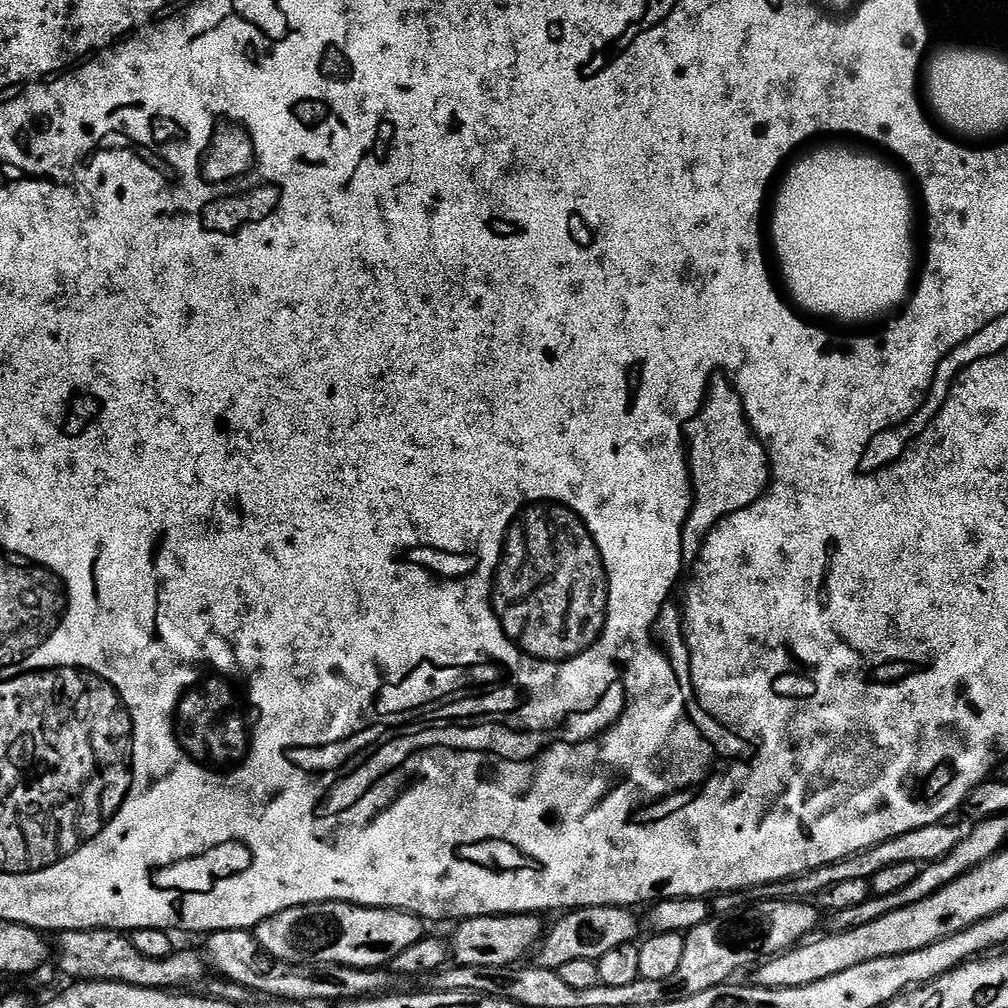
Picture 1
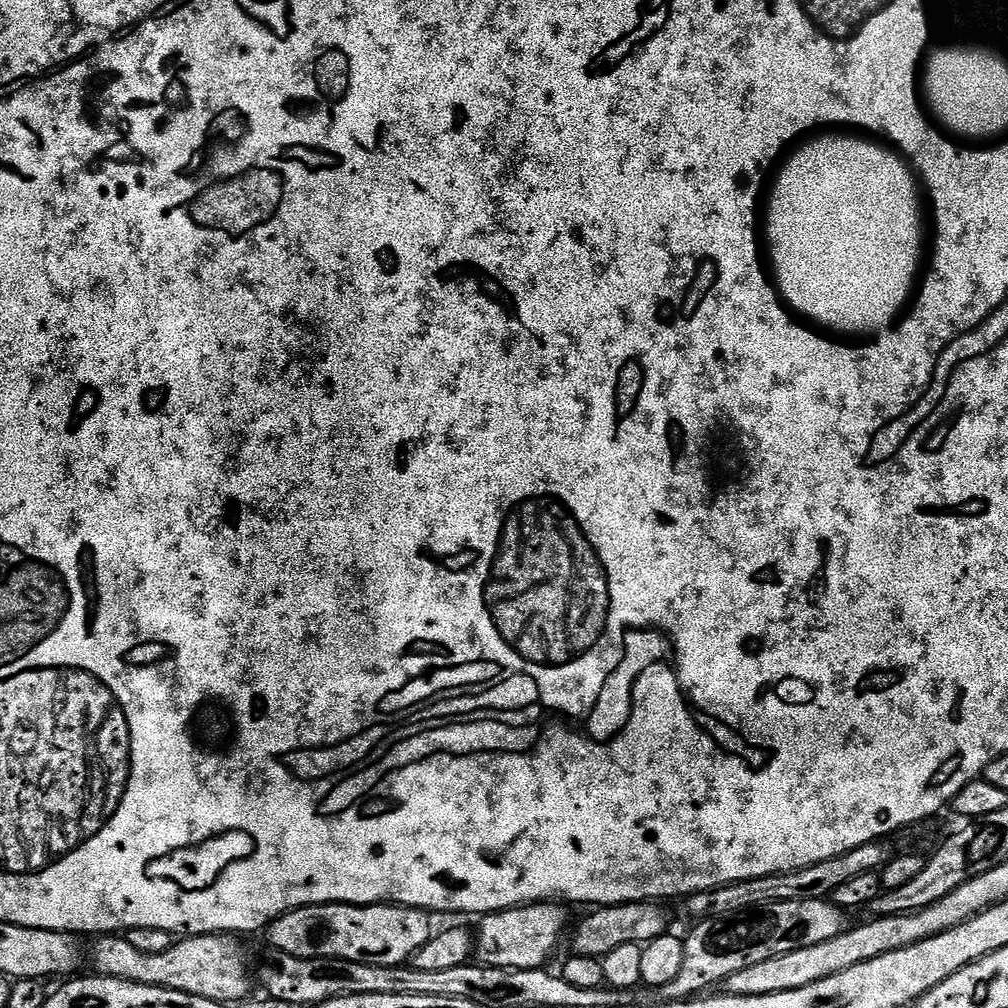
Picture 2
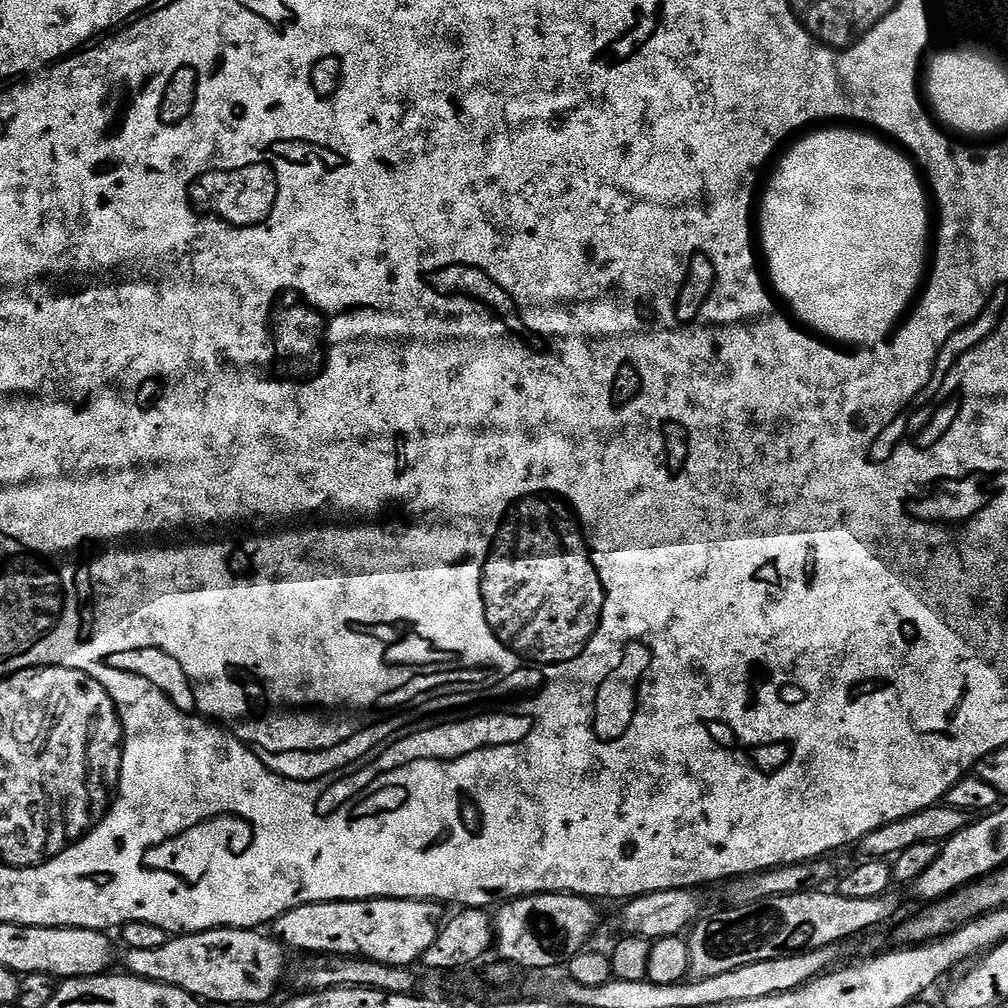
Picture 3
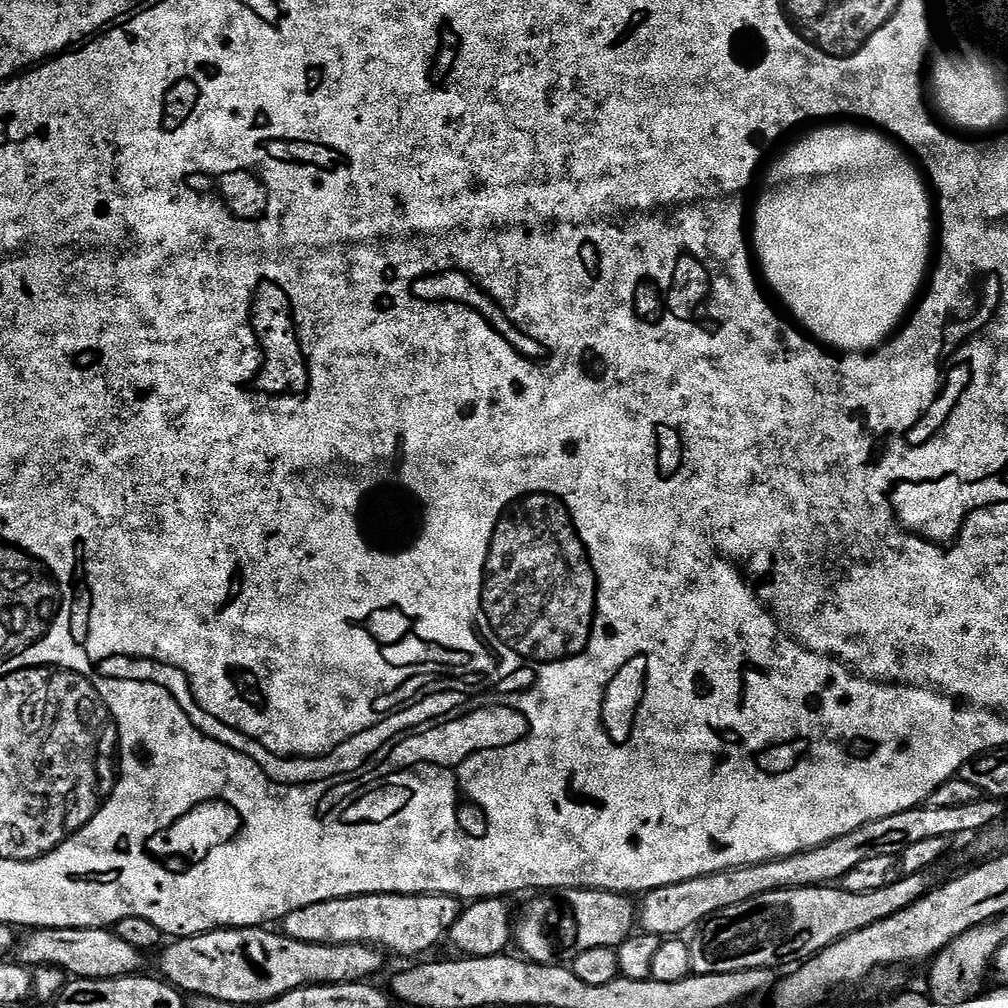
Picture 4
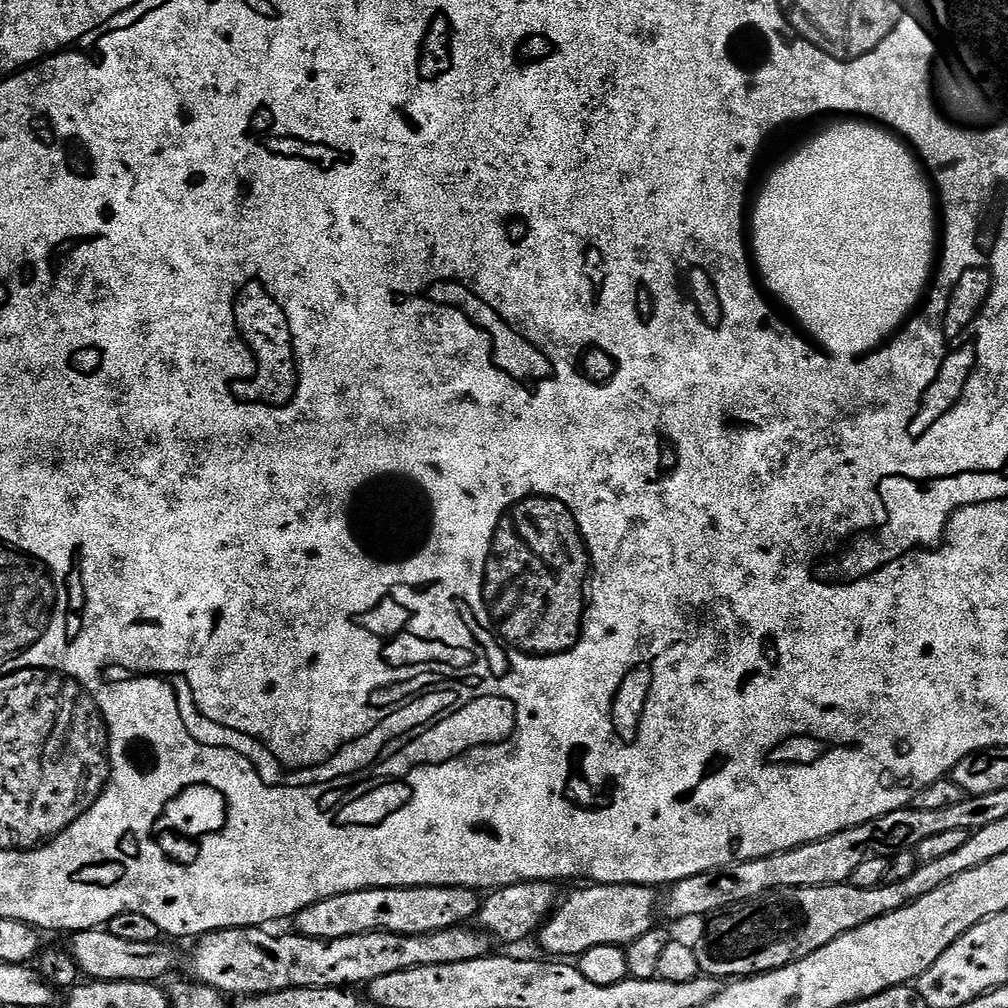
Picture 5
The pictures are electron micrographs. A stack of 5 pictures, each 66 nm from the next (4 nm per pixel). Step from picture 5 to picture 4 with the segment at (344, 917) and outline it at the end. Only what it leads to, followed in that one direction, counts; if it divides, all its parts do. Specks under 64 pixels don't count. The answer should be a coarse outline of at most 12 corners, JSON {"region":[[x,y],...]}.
{"region":[[344,896],[302,906],[298,942],[420,956],[449,935],[458,897]]}

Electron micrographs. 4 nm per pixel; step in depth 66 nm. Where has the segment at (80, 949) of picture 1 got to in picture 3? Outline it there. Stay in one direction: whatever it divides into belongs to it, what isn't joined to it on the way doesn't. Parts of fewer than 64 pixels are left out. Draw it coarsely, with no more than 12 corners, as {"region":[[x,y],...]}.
{"region":[[246,928],[128,948],[125,969],[201,1002],[264,1004],[279,940]]}

